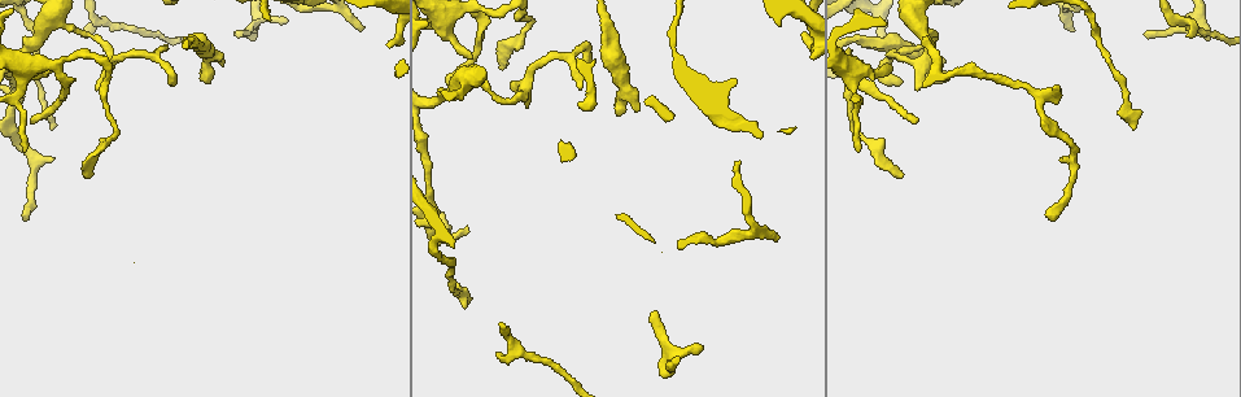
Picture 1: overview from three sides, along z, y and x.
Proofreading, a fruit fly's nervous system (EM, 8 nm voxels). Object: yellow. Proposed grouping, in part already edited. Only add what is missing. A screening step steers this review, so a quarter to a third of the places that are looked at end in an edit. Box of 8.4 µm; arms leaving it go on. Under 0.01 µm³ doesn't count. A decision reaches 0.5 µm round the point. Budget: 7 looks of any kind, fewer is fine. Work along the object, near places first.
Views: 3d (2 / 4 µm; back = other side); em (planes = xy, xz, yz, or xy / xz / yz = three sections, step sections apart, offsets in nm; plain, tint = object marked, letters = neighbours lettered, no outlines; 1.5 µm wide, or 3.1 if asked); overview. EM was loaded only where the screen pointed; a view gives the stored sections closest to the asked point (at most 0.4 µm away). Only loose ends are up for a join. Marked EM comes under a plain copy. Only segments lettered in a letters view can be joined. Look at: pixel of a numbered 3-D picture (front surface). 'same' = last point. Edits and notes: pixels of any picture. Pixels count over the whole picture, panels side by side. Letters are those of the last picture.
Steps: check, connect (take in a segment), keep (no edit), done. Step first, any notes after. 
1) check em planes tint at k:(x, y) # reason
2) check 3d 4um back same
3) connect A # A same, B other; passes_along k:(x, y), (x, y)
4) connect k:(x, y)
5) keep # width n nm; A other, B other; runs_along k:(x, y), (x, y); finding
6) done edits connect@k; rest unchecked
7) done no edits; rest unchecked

check 3d 4um at 1:(1050, 220) # free end

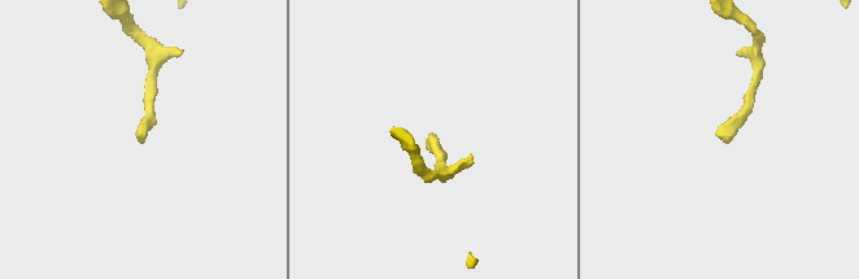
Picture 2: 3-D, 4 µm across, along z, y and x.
check em xy step 8 letters at 2:(726, 143)

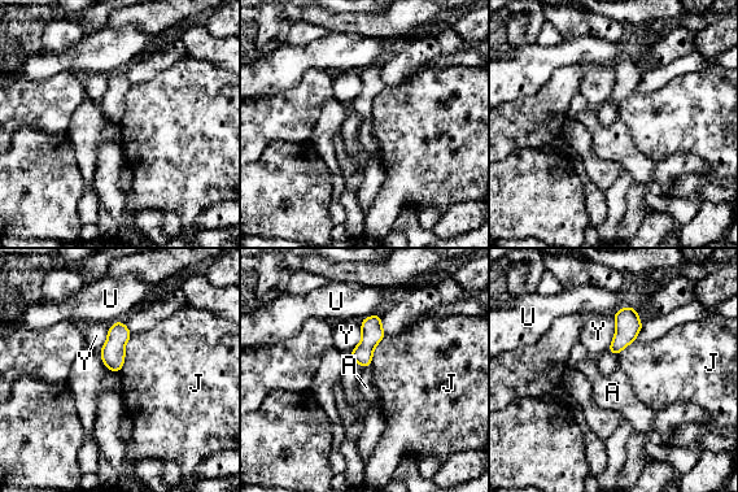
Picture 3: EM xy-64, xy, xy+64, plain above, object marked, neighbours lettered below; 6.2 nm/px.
check em planes letters same # another direction

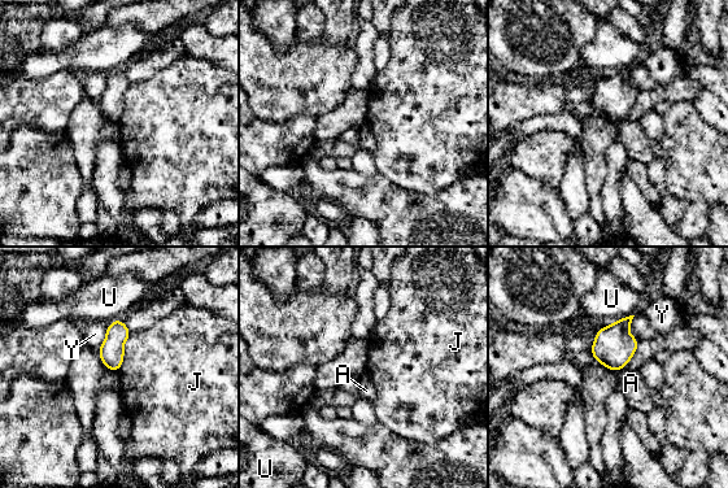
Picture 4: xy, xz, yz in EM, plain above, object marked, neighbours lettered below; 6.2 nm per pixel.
keep # width 150 nm; A other, J other, U other, Y other; border 4:(626, 365), (615, 371); no lettered segment goes on from it

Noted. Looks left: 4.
check 3d 4um at 1:(654, 312) # free end

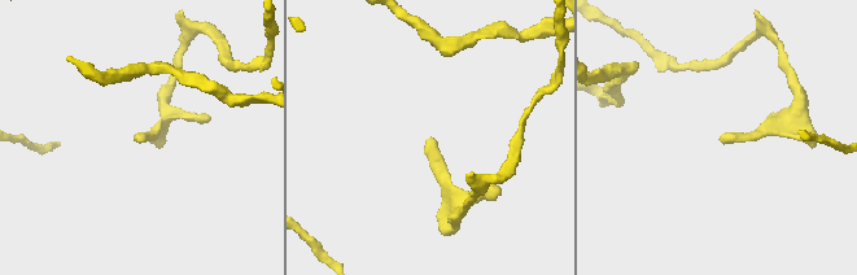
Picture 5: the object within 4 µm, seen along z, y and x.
check em planes letters at 5:(721, 141)

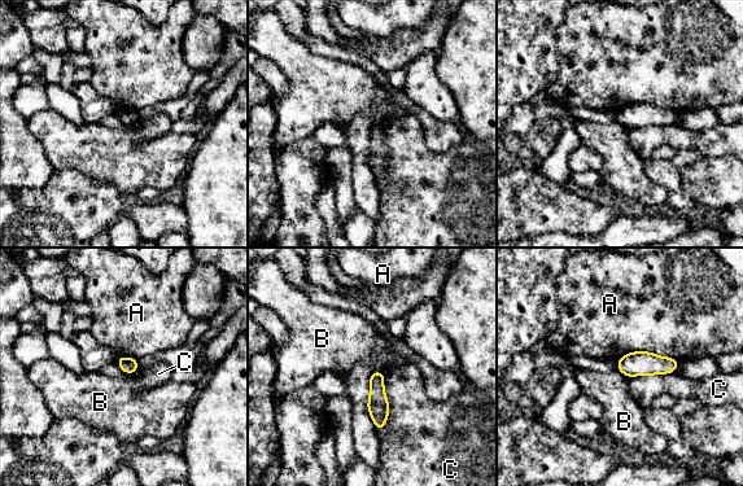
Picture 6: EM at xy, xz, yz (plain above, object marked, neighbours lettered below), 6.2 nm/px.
keep # A other, B other, C other; border 6:(122, 372), (135, 373); none of them fits

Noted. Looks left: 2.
check 3d 2um at 1:(775, 241) # free end

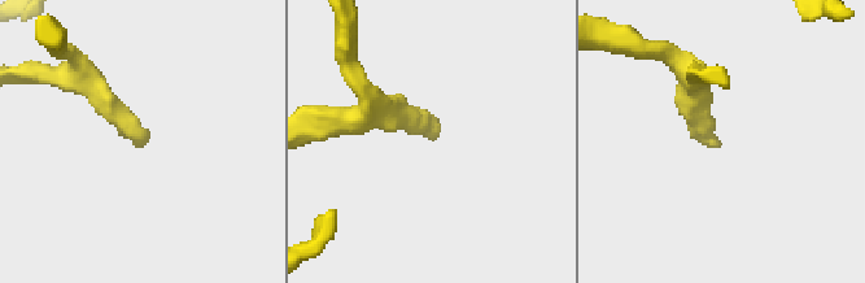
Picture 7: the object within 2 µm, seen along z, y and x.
check em xz step 4 letters at 7:(142, 144) # shape alone is not enough

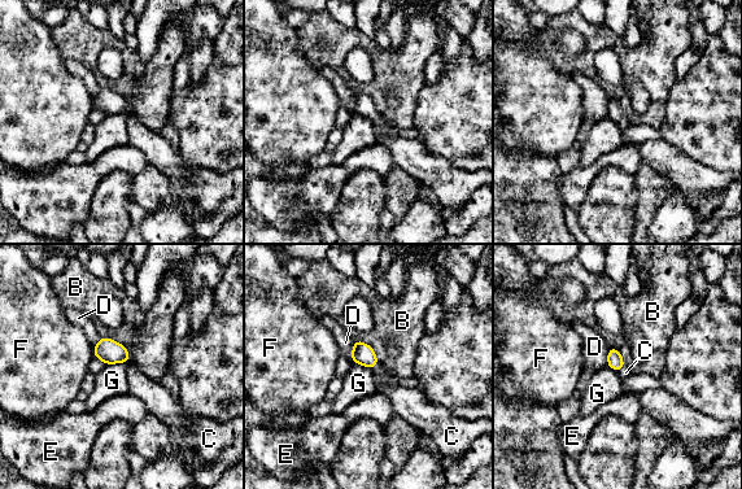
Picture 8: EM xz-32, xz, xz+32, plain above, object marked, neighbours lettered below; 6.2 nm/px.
connect C # B other, C same, D other, E other, F other, G other; passes_along 8:(363, 354), (376, 365), (400, 397); it goes on there

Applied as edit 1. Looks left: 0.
done edits connect@8; rest unchecked

